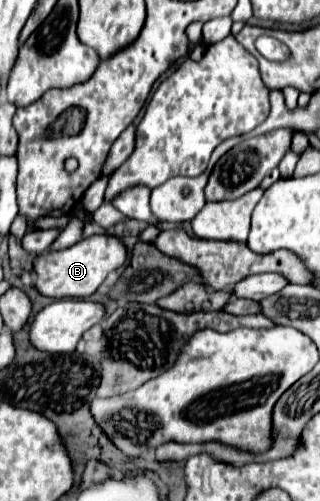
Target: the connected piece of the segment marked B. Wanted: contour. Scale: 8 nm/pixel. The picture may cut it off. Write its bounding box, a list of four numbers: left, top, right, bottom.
[35,234,127,298]

